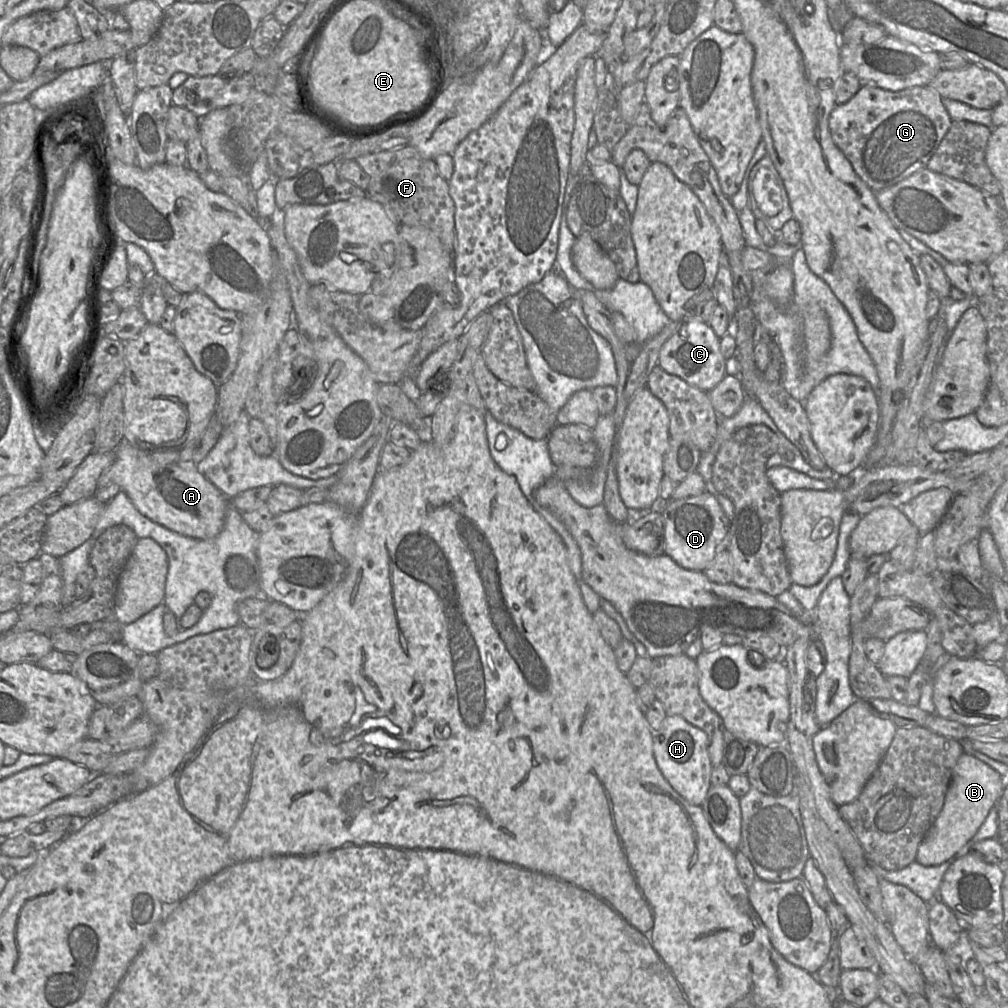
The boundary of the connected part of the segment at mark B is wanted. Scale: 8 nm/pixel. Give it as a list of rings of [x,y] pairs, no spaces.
[[[963,753],[954,767],[943,808],[918,847],[916,862],[938,866],[952,858],[983,824],[1003,793],[1005,780],[983,761]]]

